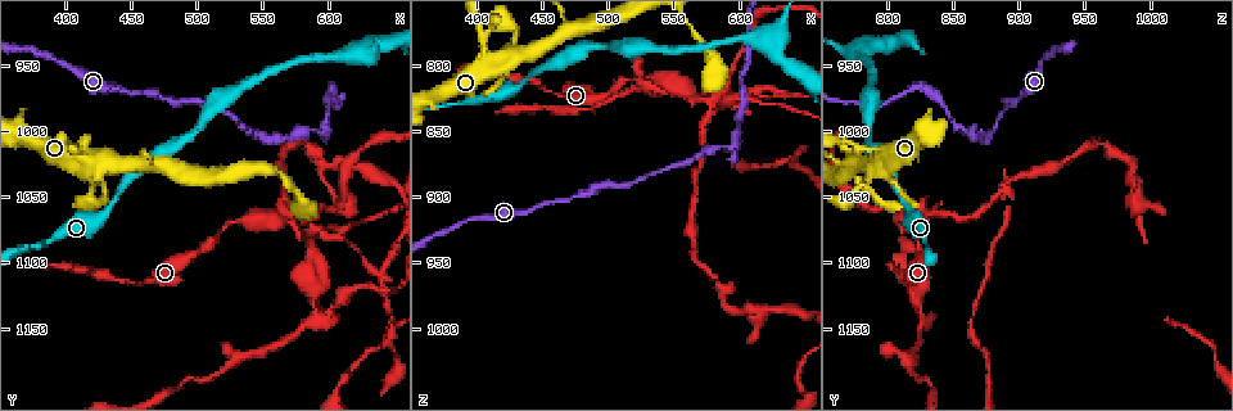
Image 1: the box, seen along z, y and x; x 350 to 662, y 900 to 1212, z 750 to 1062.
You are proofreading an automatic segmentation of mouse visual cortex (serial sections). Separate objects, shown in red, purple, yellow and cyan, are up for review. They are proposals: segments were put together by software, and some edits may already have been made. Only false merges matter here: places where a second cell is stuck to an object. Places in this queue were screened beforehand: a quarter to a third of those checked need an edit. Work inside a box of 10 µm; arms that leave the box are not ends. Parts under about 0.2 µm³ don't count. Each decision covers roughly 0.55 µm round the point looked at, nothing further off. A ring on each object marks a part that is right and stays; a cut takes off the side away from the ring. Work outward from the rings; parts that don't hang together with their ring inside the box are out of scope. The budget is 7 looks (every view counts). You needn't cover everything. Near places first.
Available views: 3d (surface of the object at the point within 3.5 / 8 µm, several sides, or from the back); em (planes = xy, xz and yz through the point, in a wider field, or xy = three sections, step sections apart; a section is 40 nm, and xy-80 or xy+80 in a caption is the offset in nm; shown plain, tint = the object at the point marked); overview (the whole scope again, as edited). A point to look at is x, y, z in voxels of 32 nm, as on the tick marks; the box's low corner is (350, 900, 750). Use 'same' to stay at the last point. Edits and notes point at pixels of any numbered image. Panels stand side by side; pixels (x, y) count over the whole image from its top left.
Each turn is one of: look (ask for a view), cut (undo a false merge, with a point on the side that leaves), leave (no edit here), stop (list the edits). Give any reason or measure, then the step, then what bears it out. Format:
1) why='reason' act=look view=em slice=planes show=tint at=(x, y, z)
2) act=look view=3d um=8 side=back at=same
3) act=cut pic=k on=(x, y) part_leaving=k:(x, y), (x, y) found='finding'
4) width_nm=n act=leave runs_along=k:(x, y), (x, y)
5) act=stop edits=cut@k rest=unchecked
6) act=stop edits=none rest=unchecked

why='three arms meet' act=look view=3d um=8 at=(472, 1024, 772)

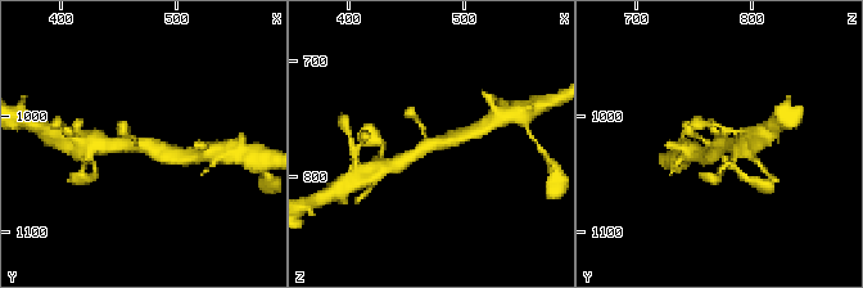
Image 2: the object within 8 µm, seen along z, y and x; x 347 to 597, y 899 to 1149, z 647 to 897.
act=look view=3d um=3.5 at=same

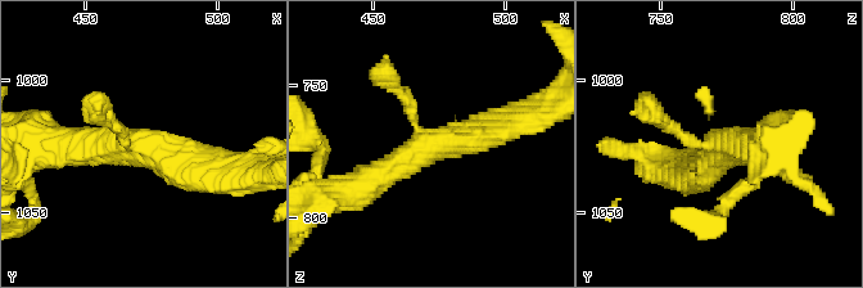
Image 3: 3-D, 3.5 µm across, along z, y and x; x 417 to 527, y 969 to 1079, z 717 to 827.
why='now the EM' act=look view=em slice=xy step=5 show=tint at=(471, 1024, 772)

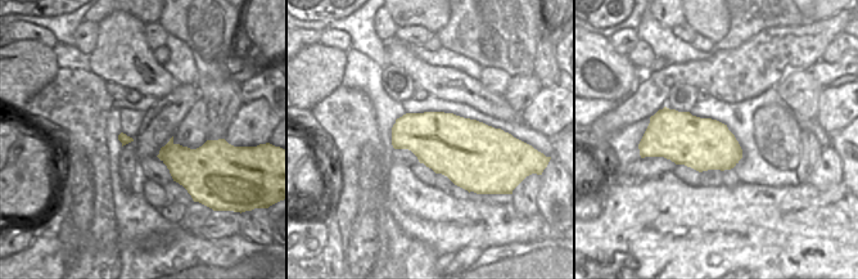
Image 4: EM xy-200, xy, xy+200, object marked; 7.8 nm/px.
arms=3 act=leave runs_along=3:(353, 189), (435, 143), (502, 124) found='continuous, no second cell'

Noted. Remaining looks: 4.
why='thin neck' act=look view=3d um=8 at=(586, 1000, 862)

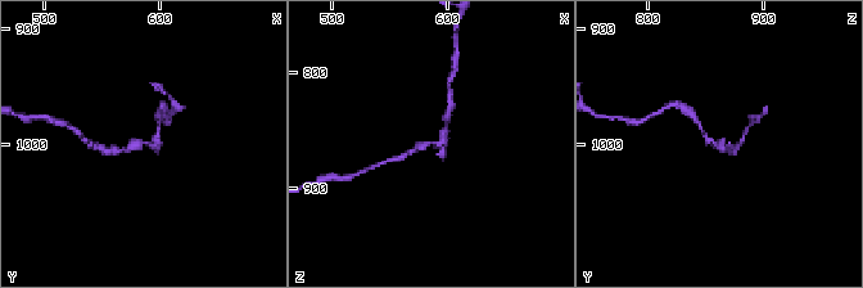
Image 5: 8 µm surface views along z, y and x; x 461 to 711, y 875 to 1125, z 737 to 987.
act=look view=3d um=3.5 at=same

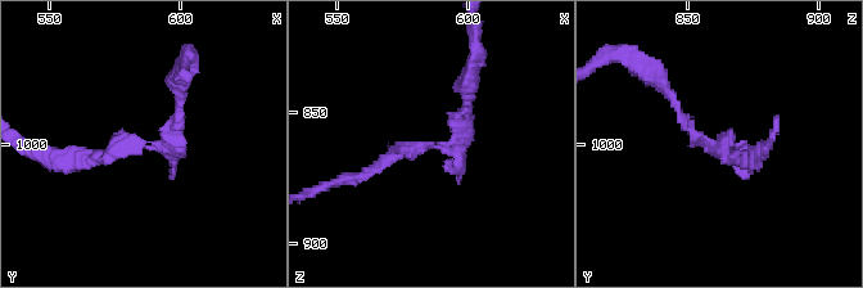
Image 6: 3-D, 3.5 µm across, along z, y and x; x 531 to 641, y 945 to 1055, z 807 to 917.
act=look view=em slice=xy step=5 show=tint at=(587, 1001, 863)

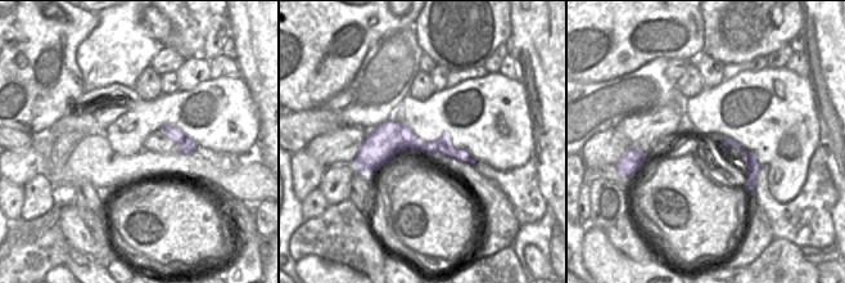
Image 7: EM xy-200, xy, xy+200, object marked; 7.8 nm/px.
act=cut pic=6 on=(179, 103) found='a second cell is stuck on'

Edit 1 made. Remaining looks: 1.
act=stop edits=cut@6 rest=unchecked

